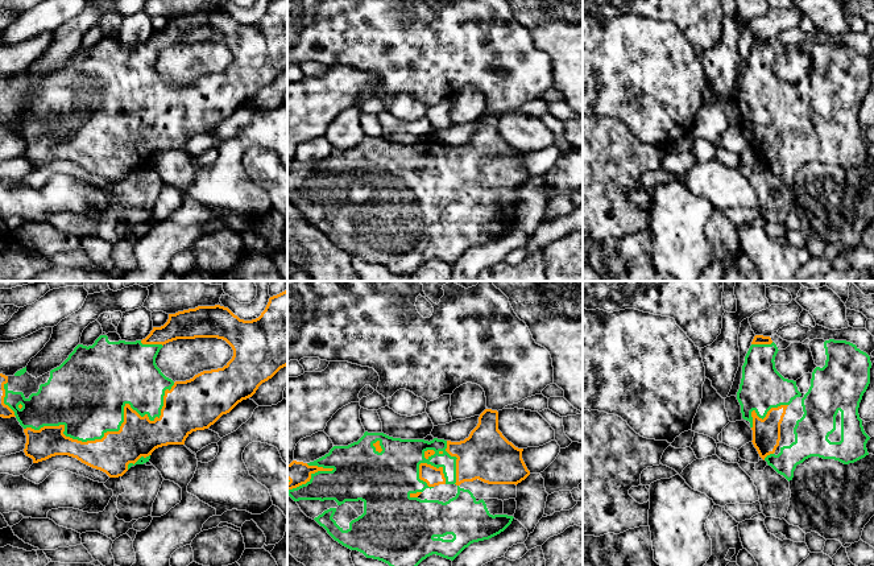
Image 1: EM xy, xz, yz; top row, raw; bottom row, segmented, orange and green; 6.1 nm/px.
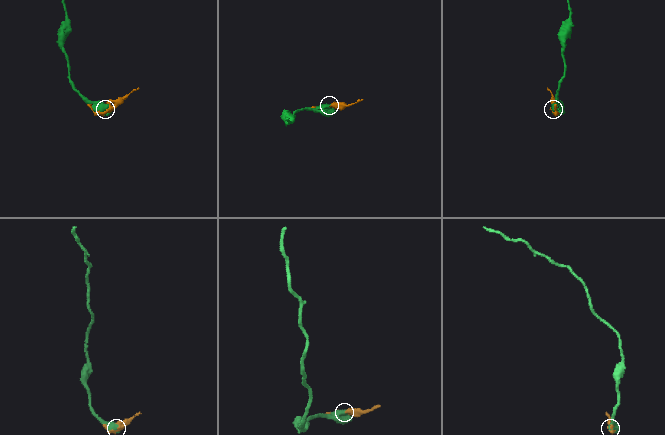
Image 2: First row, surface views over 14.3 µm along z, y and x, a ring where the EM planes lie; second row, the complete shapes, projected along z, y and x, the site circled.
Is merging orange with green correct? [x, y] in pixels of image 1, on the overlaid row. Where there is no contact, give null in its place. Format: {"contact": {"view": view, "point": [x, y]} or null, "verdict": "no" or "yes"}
{"contact": {"view": "xy", "point": [114, 432]}, "verdict": "yes"}

